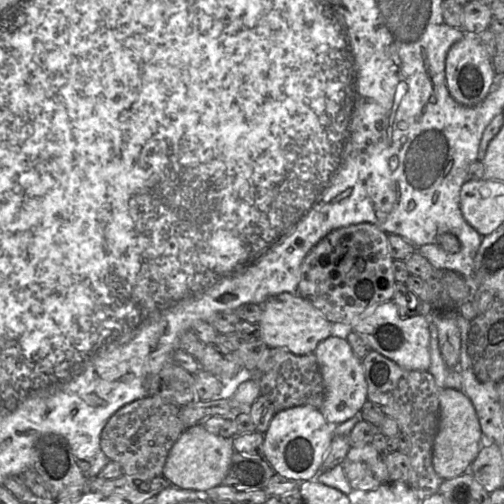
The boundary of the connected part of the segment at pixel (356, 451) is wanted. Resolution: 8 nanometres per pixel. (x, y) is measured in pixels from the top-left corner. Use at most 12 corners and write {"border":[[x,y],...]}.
{"border":[[371,444],[352,445],[342,468],[350,486],[368,492],[388,481]]}

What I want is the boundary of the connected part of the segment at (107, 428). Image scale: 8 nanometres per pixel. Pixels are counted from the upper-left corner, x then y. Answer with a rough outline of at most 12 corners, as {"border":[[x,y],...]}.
{"border":[[153,396],[124,405],[101,432],[124,475],[162,475],[186,429]]}

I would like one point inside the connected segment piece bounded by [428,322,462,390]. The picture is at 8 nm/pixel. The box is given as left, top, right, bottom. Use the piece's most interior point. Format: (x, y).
(446, 378)

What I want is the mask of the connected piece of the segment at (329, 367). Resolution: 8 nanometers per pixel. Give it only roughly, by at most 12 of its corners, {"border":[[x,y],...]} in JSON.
{"border":[[345,338],[313,352],[324,384],[321,412],[341,424],[367,400],[361,360]]}

